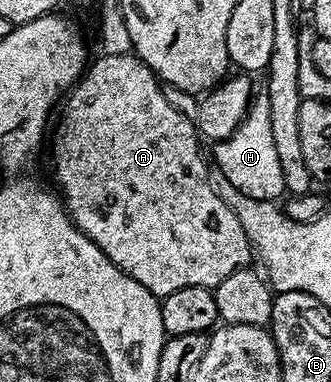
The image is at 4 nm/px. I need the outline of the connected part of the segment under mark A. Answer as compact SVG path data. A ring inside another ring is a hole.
M133 52L129 54L103 53L101 57L95 62L93 59L87 65L82 77L70 87L61 103L61 106L63 105L62 115L58 118L58 127L55 130L53 127L52 130L54 143L50 146L50 154L54 157L54 178L58 181L57 189L60 191L66 211L70 213L74 227L80 232L84 232L84 236L88 236L88 240L92 240L96 244L96 248L100 248L100 252L104 252L104 256L108 256L108 260L112 260L112 264L116 264L116 268L120 268L120 272L132 276L132 280L136 280L136 284L144 284L144 288L148 288L148 292L152 292L160 300L180 288L216 287L220 284L220 280L232 276L232 272L247 269L252 262L250 242L246 239L244 228L240 228L240 220L236 220L232 208L228 208L228 204L224 204L224 200L220 200L220 196L214 191L208 174L206 178L208 158L207 155L206 158L202 155L201 144L203 145L203 143L200 141L198 127L194 119L184 116L184 112L176 112L176 108L172 108L172 104L168 104L162 91L163 83L153 70L142 63L137 54Z

